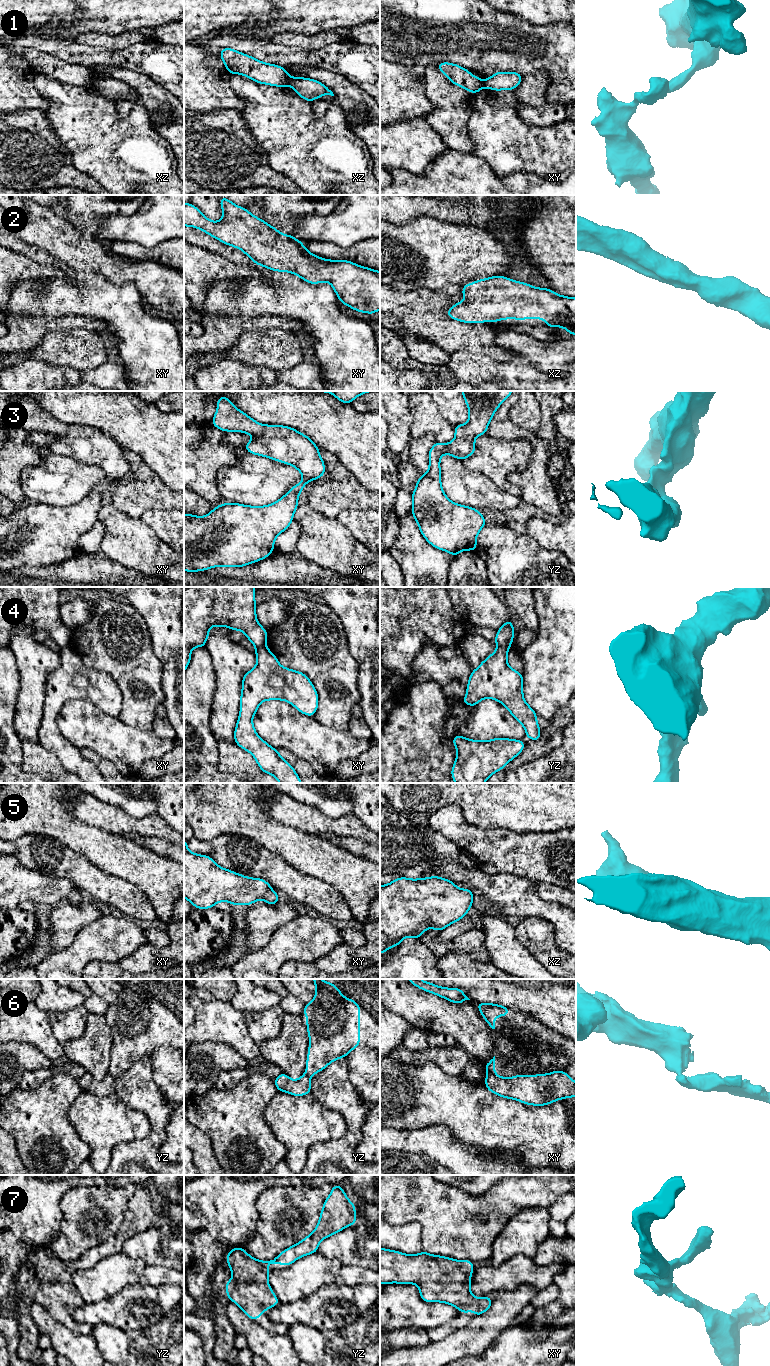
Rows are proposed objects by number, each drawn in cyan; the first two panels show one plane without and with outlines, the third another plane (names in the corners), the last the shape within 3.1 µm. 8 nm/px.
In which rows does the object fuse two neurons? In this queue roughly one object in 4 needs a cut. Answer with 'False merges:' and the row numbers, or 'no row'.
False merges: 1, 4, 6

